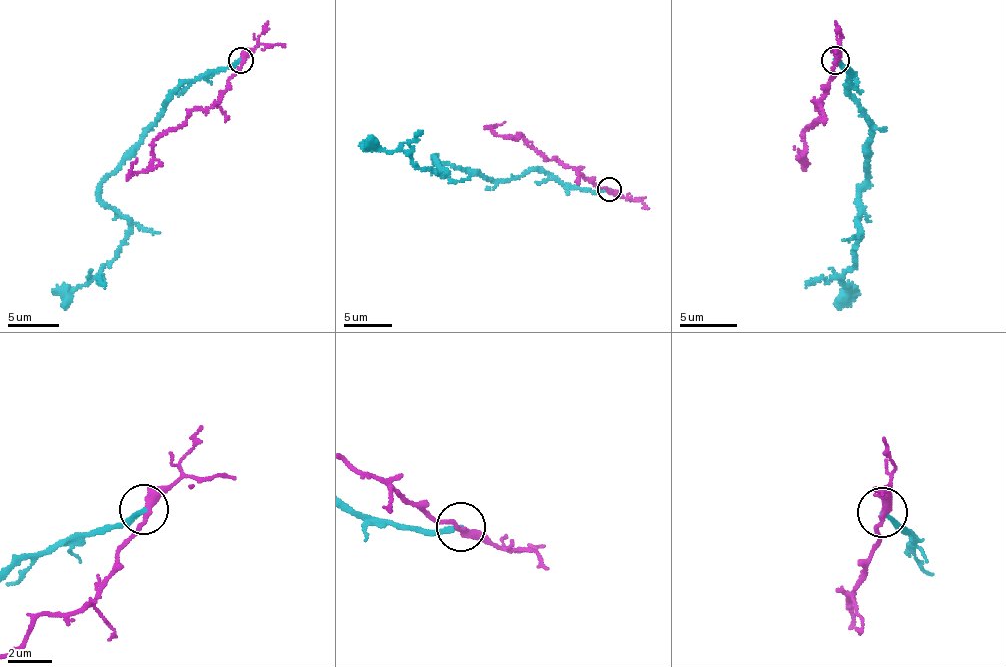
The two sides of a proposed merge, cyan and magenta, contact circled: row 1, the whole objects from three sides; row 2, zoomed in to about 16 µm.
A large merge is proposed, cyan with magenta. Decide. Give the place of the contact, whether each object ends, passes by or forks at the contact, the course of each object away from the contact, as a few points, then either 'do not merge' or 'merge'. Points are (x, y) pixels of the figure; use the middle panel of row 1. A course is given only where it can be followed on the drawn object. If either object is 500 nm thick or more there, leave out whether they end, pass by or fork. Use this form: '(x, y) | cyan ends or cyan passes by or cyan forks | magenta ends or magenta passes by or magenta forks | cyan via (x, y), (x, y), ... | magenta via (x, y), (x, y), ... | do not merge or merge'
(609, 189) | cyan ends | magenta passes by | cyan via (610, 189), (578, 188), (530, 171), (492, 180), (436, 158), (446, 174), (440, 176), (401, 151), (359, 146) | magenta via (610, 191), (559, 161), (548, 160), (520, 135), (511, 137), (496, 133), (493, 125), (505, 122) | do not merge

